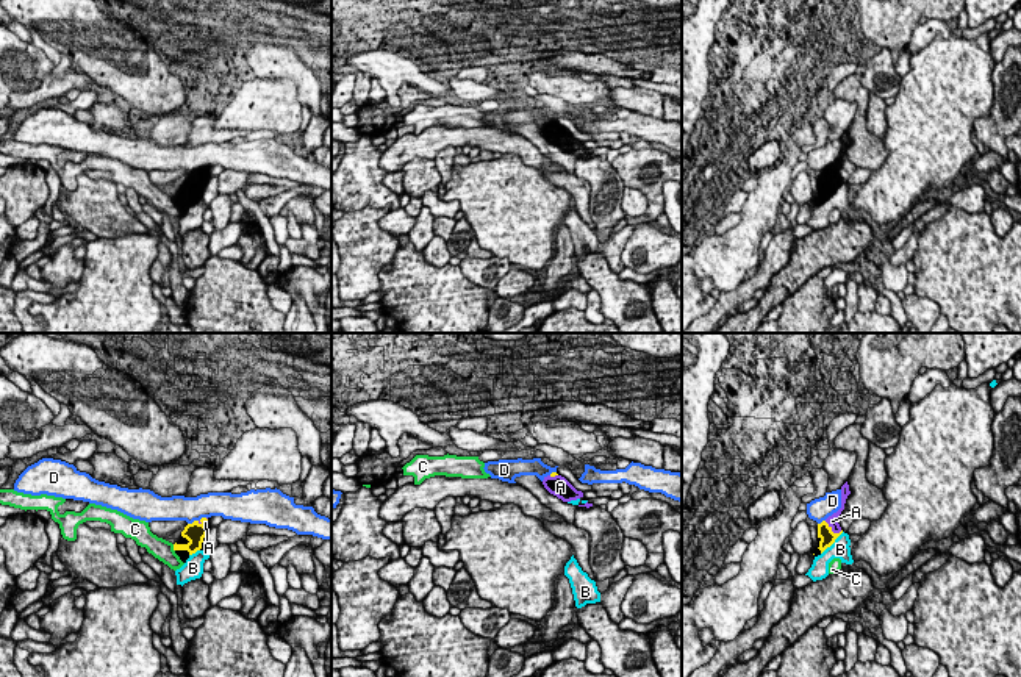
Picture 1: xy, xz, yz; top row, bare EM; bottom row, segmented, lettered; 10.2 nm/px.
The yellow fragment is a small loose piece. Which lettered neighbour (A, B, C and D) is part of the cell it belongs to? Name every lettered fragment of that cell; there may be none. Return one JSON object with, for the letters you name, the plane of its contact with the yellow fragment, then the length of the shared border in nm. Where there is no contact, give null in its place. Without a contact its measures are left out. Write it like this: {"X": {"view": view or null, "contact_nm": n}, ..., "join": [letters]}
{"A": {"view": "yz", "contact_nm": 220}, "join": ["A"]}

